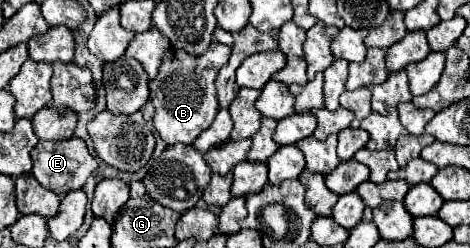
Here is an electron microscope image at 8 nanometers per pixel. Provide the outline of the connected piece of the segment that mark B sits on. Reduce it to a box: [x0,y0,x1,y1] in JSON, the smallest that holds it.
[149,42,231,146]

